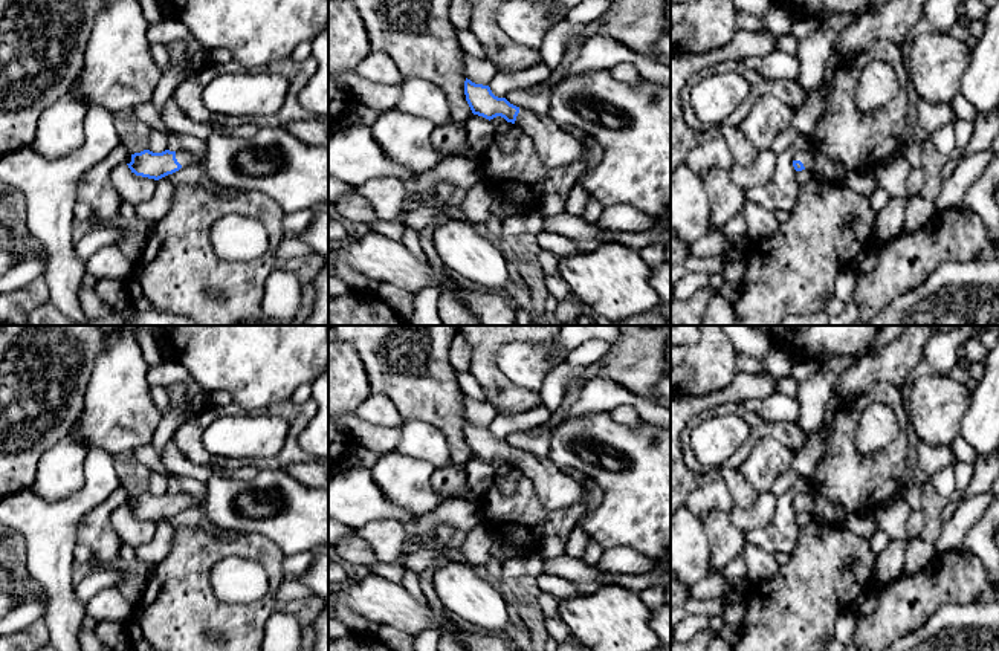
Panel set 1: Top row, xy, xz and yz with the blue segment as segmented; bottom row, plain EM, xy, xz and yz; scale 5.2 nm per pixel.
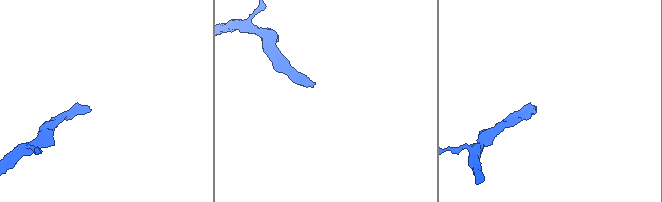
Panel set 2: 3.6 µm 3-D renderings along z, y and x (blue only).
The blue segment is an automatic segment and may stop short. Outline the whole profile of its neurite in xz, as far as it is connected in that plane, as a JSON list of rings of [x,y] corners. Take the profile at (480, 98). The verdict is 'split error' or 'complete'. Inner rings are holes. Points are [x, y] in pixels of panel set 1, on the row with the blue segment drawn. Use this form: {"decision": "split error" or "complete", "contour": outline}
{"decision": "split error", "contour": [[[466,78],[466,101],[474,115],[486,119],[496,116],[515,124],[535,142],[539,159],[547,167],[565,167],[580,162],[580,141],[559,128],[550,115],[536,115],[510,104],[506,98],[498,98],[489,86],[475,84]]]}

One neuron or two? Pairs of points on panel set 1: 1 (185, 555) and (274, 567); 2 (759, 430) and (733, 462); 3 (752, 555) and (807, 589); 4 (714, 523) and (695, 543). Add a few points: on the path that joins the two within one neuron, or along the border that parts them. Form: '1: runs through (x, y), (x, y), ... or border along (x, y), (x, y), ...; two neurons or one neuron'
1: runs through (206, 550), (252, 549); one neuron
2: runs through (753, 437), (741, 454); one neuron
3: border along (779, 566), (769, 578), (750, 586); two neurons
4: border along (701, 520), (709, 541), (712, 567); two neurons

